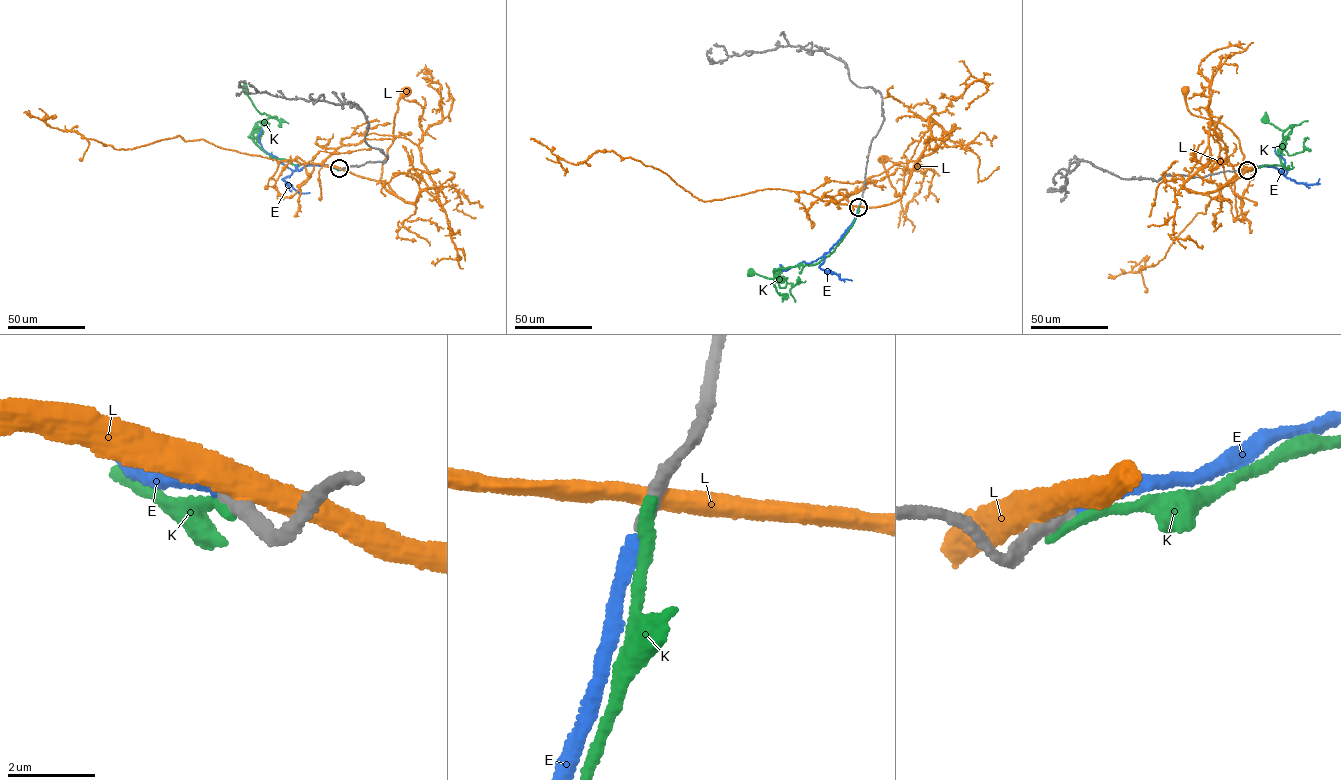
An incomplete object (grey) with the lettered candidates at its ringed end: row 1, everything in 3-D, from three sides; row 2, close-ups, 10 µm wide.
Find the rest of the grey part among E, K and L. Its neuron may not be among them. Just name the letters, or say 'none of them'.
E

